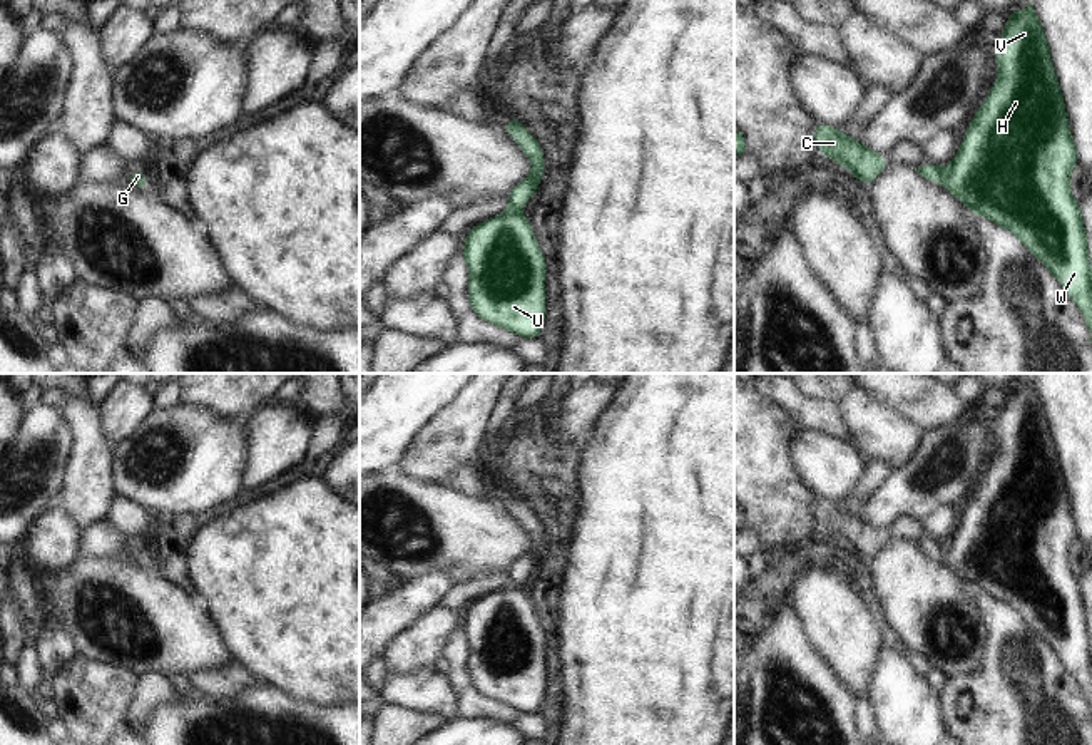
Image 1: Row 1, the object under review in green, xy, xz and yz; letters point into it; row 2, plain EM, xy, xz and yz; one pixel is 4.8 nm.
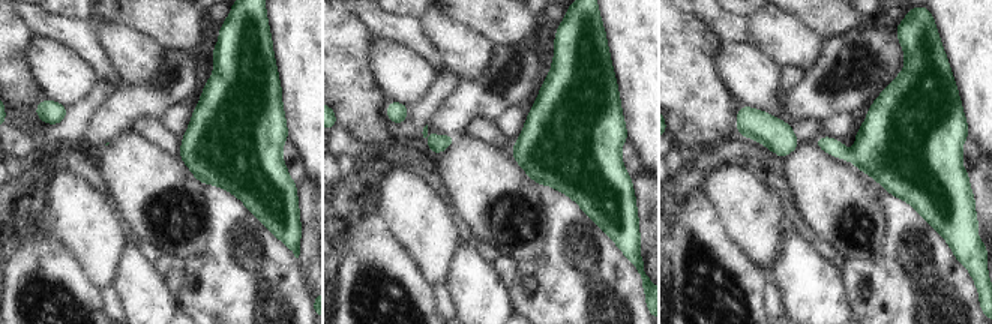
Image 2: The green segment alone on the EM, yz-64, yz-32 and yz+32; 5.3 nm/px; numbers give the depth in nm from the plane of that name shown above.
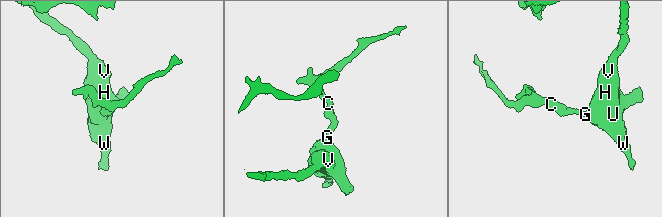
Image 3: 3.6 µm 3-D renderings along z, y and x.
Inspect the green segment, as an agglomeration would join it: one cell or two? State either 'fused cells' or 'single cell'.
single cell

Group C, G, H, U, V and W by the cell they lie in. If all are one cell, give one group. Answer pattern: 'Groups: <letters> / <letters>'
Groups: C G H U V W

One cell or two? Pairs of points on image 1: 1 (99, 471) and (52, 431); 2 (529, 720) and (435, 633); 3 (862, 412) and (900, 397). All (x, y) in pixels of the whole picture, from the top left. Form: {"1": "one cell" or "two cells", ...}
{"1": "two cells", "2": "two cells", "3": "two cells"}

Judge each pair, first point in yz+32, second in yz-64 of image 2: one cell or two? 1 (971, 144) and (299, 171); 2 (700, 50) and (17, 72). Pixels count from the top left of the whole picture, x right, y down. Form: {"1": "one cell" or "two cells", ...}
{"1": "one cell", "2": "one cell"}

